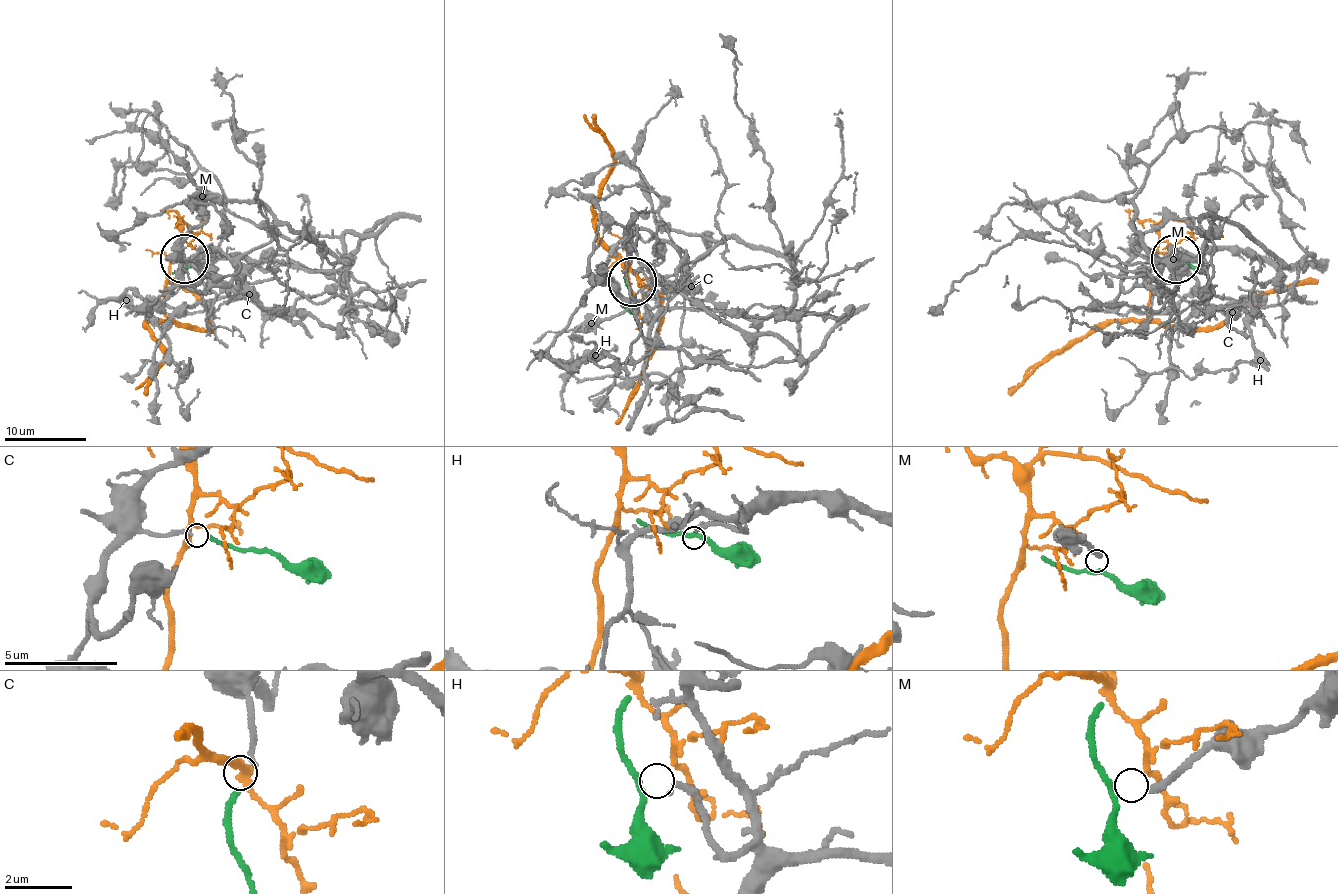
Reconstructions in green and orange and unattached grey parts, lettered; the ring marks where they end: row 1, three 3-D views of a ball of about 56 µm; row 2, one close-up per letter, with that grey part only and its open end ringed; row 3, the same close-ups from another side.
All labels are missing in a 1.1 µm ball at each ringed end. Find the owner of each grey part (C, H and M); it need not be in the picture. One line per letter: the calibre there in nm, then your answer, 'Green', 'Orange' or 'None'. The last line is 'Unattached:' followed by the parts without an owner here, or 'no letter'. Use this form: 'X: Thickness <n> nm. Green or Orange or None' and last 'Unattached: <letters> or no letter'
C: Thickness 170 nm. Green
H: Thickness 220 nm. None
M: Thickness 240 nm. None
Unattached: H, M

